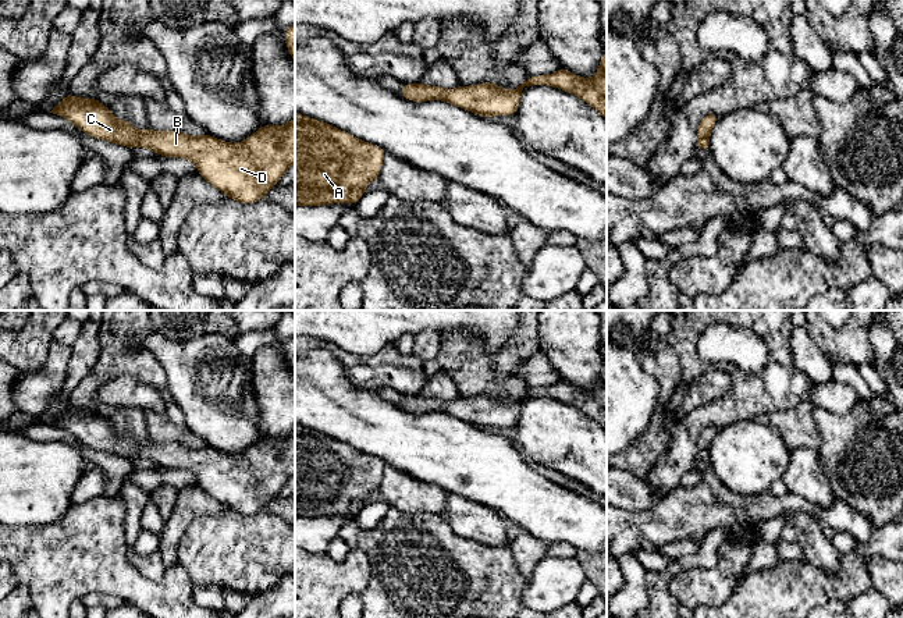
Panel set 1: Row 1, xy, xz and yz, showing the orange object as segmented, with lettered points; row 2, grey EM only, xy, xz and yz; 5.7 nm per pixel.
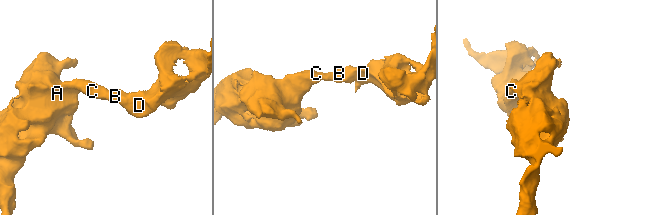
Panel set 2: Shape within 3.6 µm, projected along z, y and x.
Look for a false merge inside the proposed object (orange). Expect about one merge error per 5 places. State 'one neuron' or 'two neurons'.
one neuron

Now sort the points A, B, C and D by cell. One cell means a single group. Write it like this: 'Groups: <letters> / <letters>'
Groups: A B C D

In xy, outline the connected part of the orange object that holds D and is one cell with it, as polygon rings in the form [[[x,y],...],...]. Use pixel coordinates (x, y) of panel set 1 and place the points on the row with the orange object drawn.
[[[67,95],[50,113],[57,114],[82,132],[96,139],[104,139],[114,145],[131,149],[147,148],[163,157],[184,157],[196,164],[200,174],[211,187],[220,189],[228,198],[239,203],[253,203],[264,199],[266,193],[295,163],[295,117],[285,125],[263,125],[255,134],[239,143],[220,141],[206,134],[192,136],[179,131],[143,131],[135,129],[128,120],[118,121],[113,113],[95,99]]]

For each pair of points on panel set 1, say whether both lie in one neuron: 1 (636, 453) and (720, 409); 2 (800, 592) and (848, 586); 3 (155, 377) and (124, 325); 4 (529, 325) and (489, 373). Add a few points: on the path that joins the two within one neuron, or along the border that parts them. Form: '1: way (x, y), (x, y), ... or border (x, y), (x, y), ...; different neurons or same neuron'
1: border (679, 422), (672, 432), (671, 448), (656, 464); different neurons
2: way (811, 586), (836, 586); same neuron
3: way (139, 365), (134, 365), (121, 352), (121, 340); same neuron
4: way (526, 337), (501, 362); same neuron

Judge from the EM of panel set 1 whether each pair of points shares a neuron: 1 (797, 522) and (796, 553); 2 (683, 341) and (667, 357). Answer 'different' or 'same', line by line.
1: different
2: different

